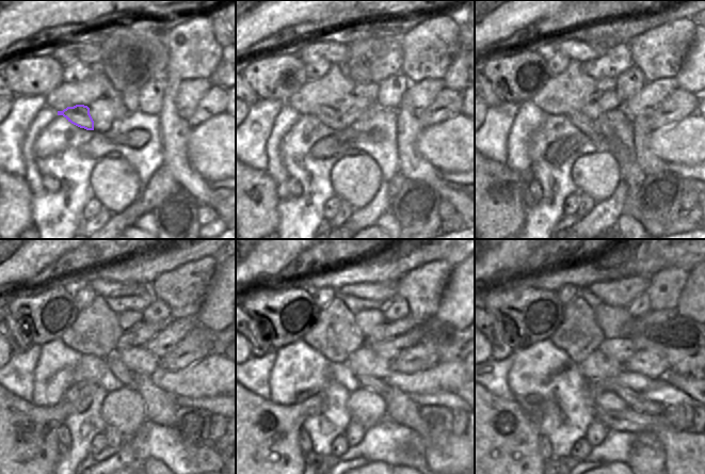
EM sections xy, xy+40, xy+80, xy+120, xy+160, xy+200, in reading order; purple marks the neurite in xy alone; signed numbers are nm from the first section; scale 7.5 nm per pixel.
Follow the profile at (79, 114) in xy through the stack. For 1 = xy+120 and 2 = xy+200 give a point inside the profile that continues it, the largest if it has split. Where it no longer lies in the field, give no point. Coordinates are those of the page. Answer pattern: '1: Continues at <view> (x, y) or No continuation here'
1: Continues at xy+120 (126, 377)
2: Continues at xy+200 (637, 400)

